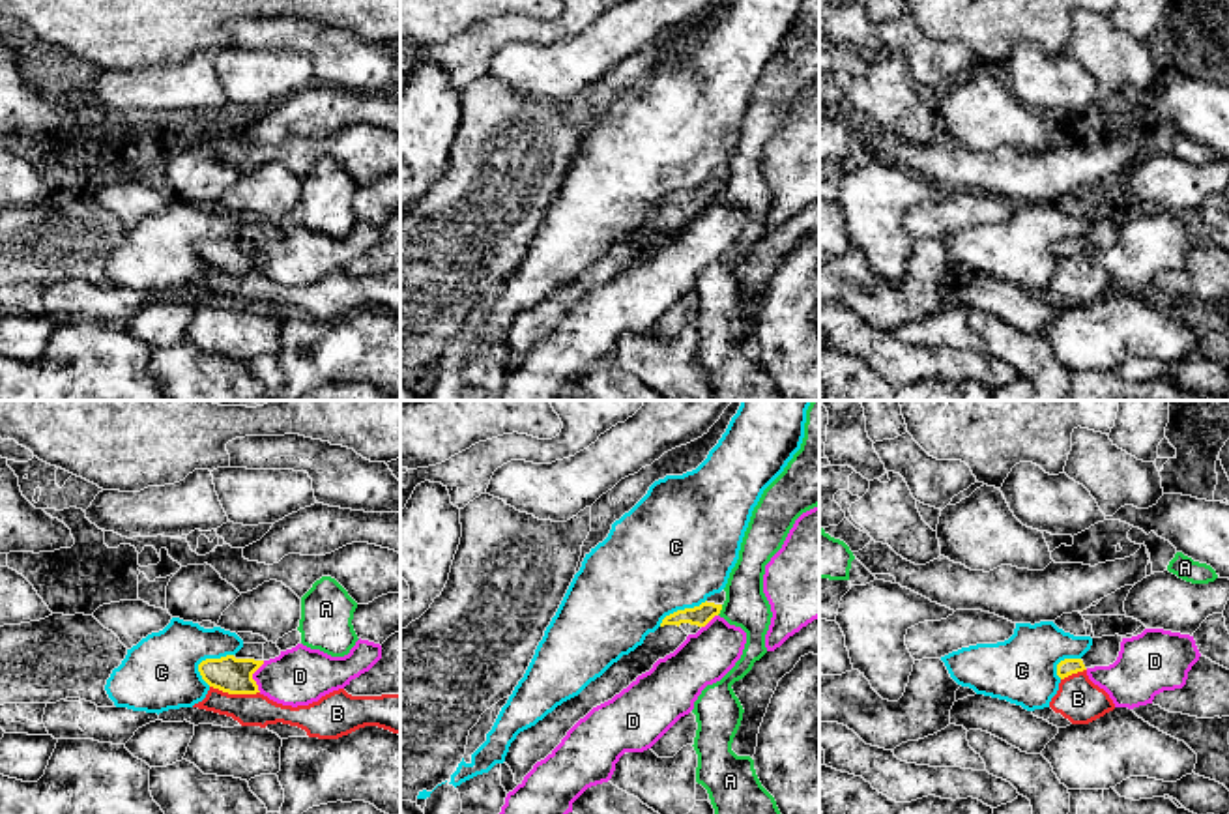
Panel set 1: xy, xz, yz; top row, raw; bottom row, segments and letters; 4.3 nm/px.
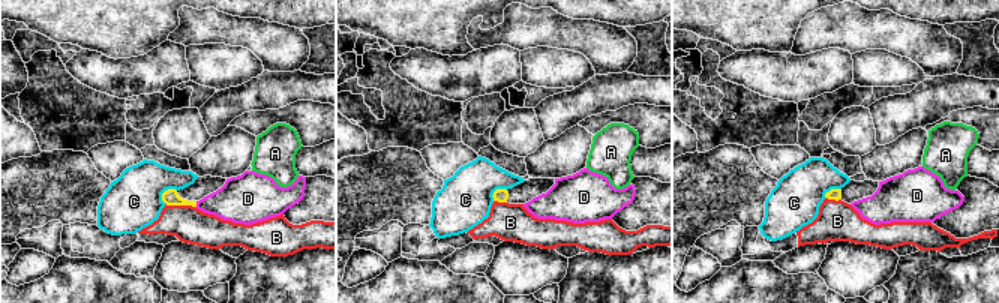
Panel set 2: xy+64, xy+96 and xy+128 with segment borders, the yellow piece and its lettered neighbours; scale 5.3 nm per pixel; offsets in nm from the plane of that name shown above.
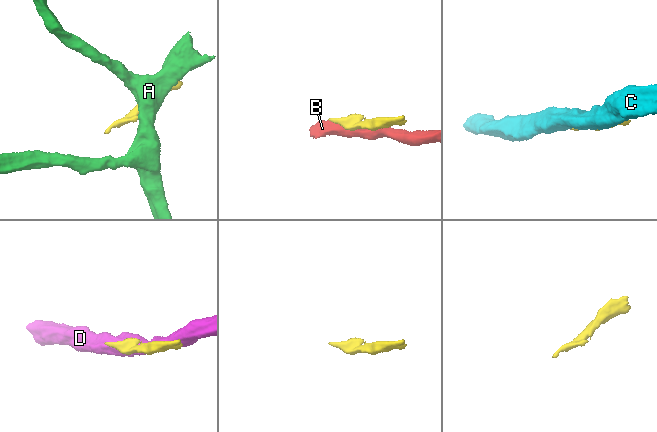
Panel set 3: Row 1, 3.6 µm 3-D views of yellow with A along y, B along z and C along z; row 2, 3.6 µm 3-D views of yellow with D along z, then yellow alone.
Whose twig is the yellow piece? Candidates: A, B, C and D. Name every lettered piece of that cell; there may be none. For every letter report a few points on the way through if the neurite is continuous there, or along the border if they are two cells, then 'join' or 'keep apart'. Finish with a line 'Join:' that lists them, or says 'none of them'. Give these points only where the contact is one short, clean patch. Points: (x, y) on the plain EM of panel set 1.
A: keep apart
B: along xy (210, 266), (229, 274), (259, 274) | keep apart
C: keep apart
D: keep apart
Join: none of them

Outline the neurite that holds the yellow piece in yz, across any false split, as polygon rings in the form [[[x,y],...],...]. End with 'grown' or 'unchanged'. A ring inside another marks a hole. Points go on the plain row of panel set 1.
[[[1122,217],[1092,219],[1091,230],[1081,240],[1064,240],[1057,245],[1057,256],[1061,260],[1083,253],[1091,247],[1109,247],[1117,241]]]; grown

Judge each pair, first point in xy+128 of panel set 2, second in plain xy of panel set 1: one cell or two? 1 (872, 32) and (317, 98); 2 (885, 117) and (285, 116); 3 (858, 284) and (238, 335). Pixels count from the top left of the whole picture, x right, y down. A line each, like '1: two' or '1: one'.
1: two
2: one
3: one

